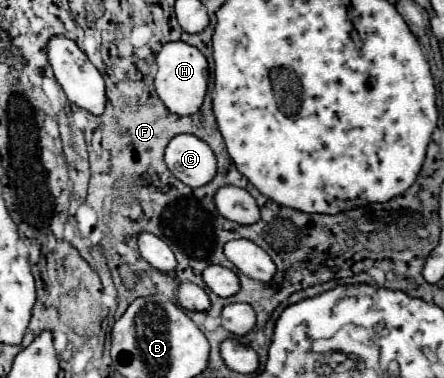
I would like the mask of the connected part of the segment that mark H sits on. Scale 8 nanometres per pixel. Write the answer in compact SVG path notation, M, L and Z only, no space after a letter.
M170 41L162 45L162 49L156 55L156 77L154 77L154 87L162 103L178 115L192 115L200 109L206 87L208 87L208 63L206 57L192 45L184 41Z

